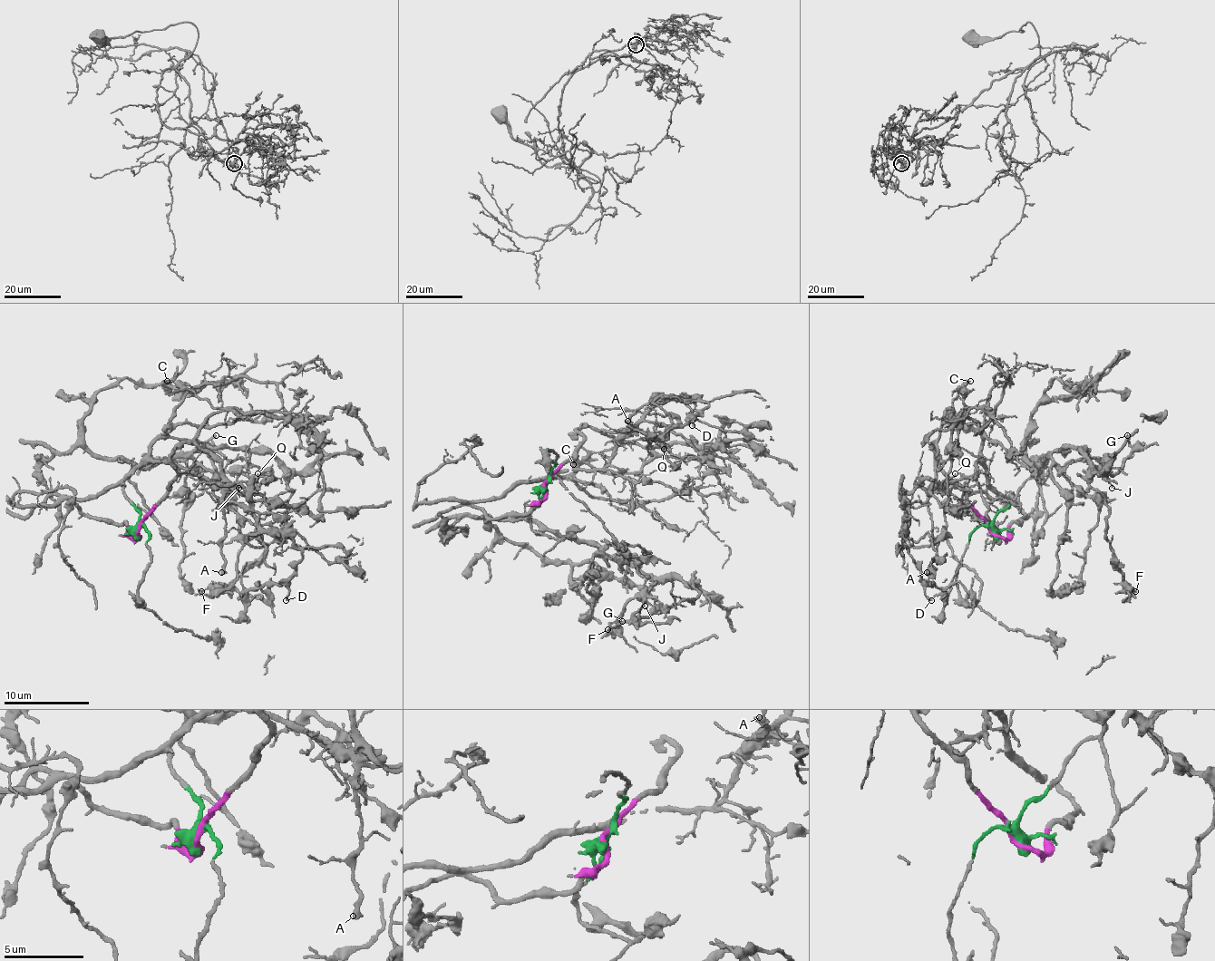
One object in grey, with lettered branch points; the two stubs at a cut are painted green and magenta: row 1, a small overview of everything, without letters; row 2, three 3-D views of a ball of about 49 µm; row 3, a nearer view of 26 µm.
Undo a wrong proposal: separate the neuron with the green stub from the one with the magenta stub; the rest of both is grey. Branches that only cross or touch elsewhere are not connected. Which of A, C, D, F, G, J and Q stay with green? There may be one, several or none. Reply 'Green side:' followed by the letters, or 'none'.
Green side: F, G, J

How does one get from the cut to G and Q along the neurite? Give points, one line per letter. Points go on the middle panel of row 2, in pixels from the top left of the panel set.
G: (544, 483), (529, 513), (533, 530), (626, 556), (655, 579), (612, 624), (623, 622)
Q: (546, 483), (574, 456), (574, 450), (582, 441), (576, 431), (588, 426), (604, 431), (665, 434), (663, 450)

